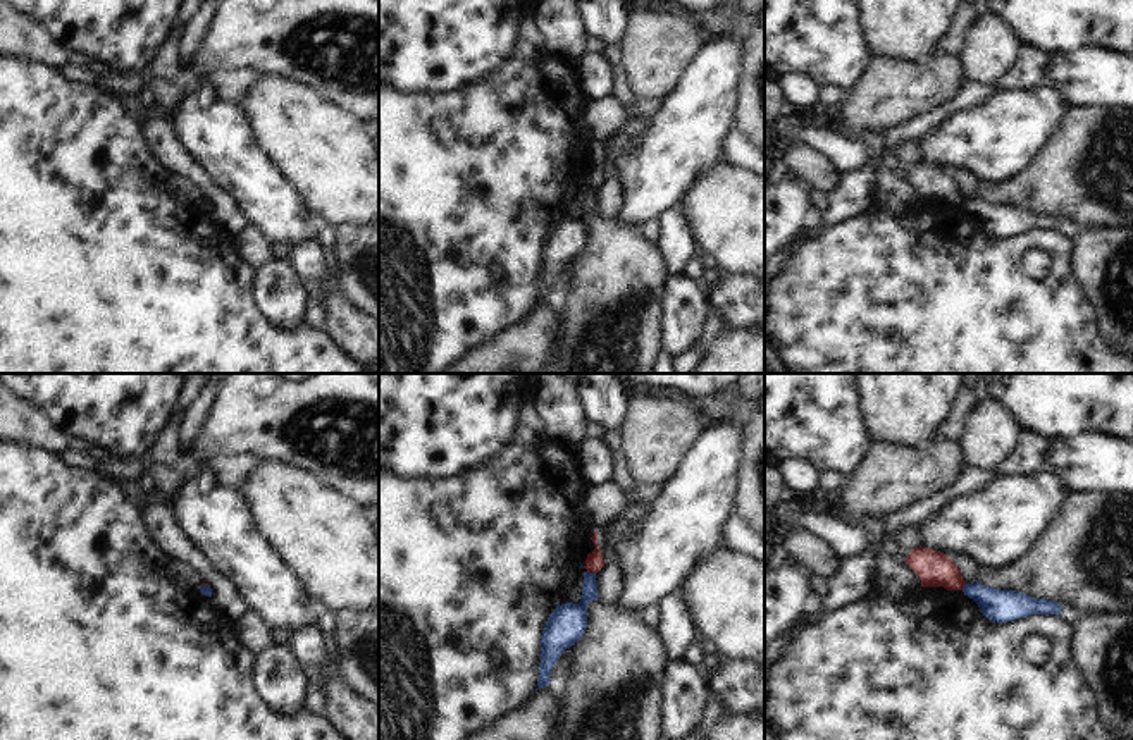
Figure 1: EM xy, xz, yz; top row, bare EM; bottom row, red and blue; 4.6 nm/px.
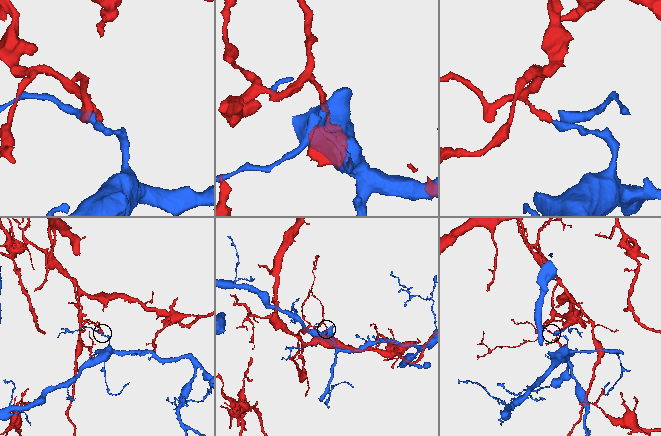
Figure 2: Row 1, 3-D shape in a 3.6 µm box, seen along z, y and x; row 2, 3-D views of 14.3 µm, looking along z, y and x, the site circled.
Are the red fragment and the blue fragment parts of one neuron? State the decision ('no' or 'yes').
no

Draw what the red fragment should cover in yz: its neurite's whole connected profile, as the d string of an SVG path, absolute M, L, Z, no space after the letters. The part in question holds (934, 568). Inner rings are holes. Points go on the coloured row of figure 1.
M919 546L911 549L906 564L919 577L921 587L963 590L966 585L957 564L944 552Z

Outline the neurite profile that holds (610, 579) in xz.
M601 549L604 566L596 573L597 597L601 602L616 602L623 592L623 571L610 549Z

